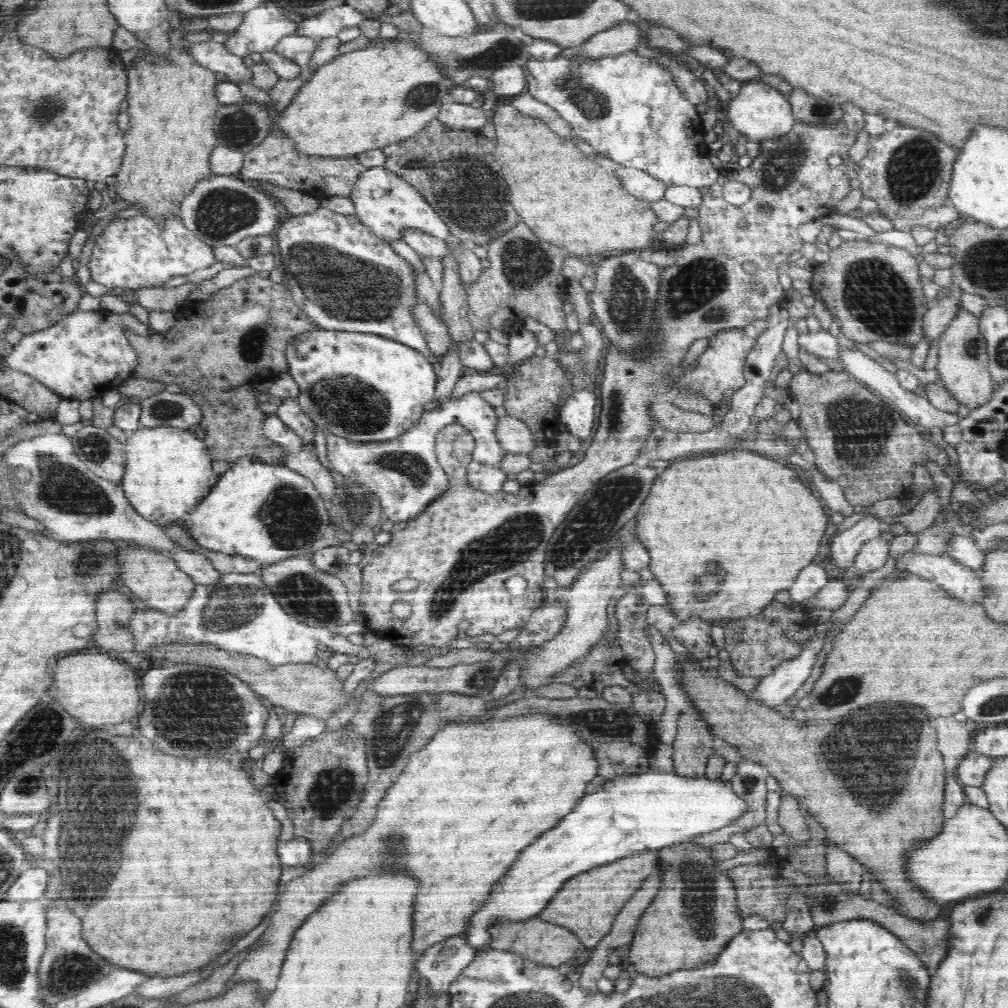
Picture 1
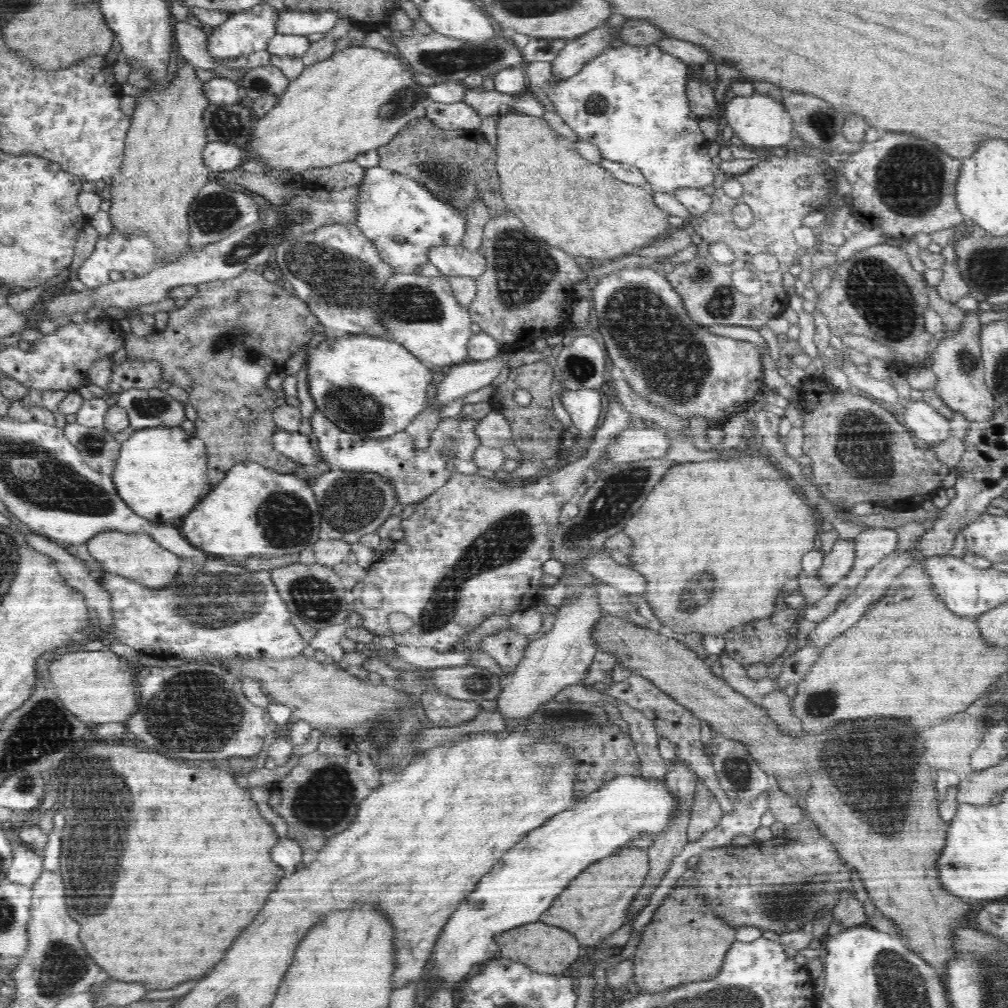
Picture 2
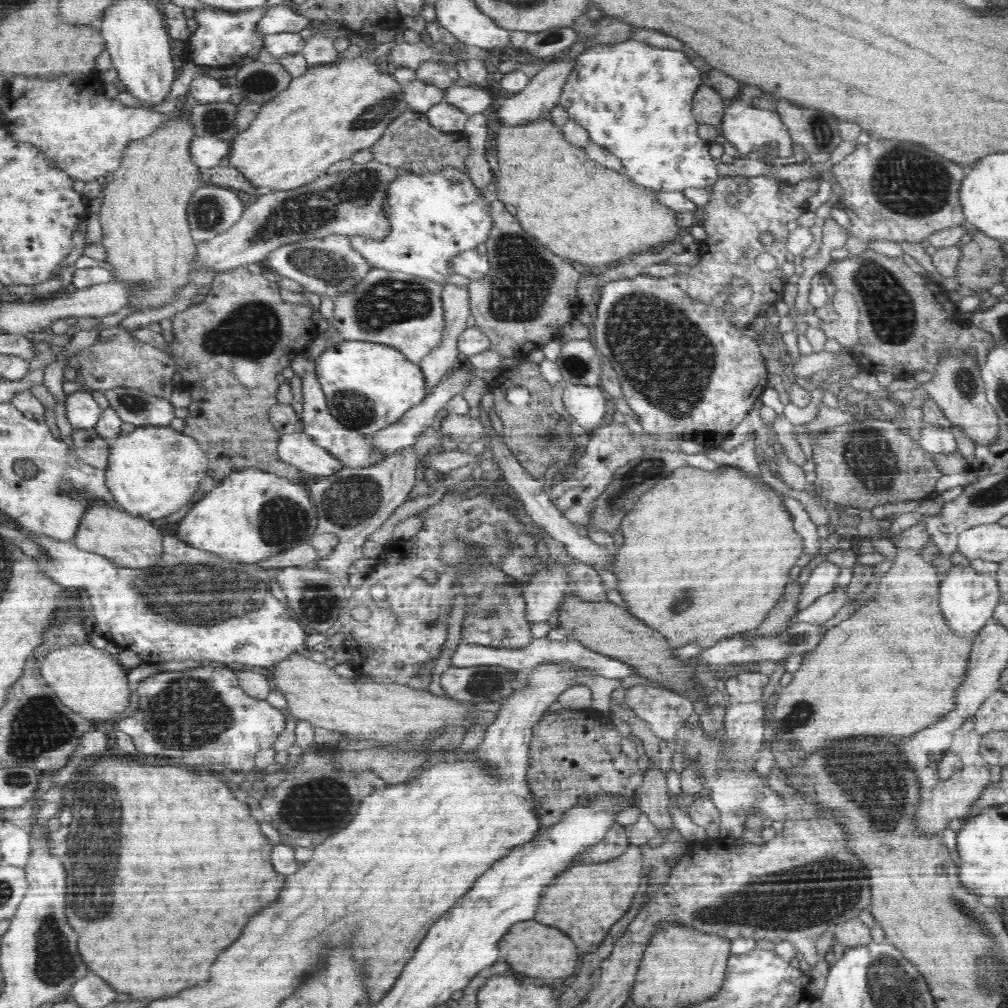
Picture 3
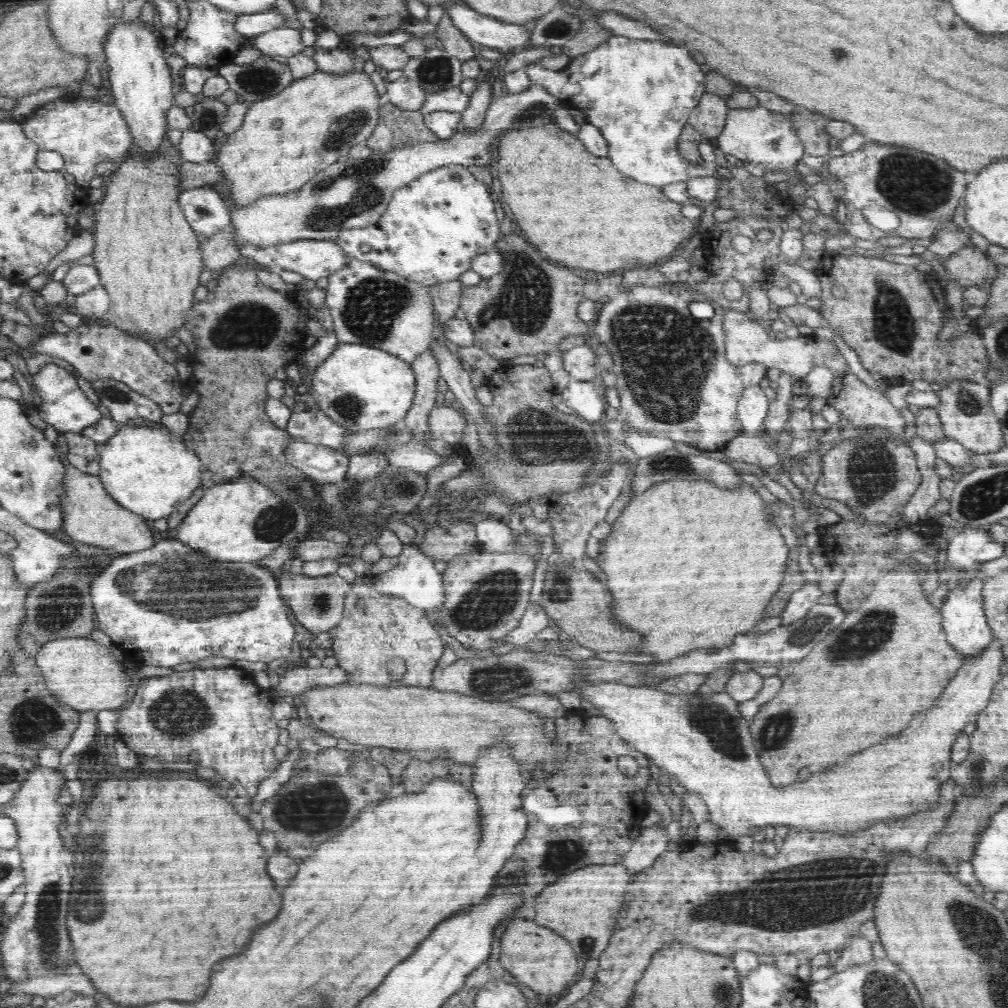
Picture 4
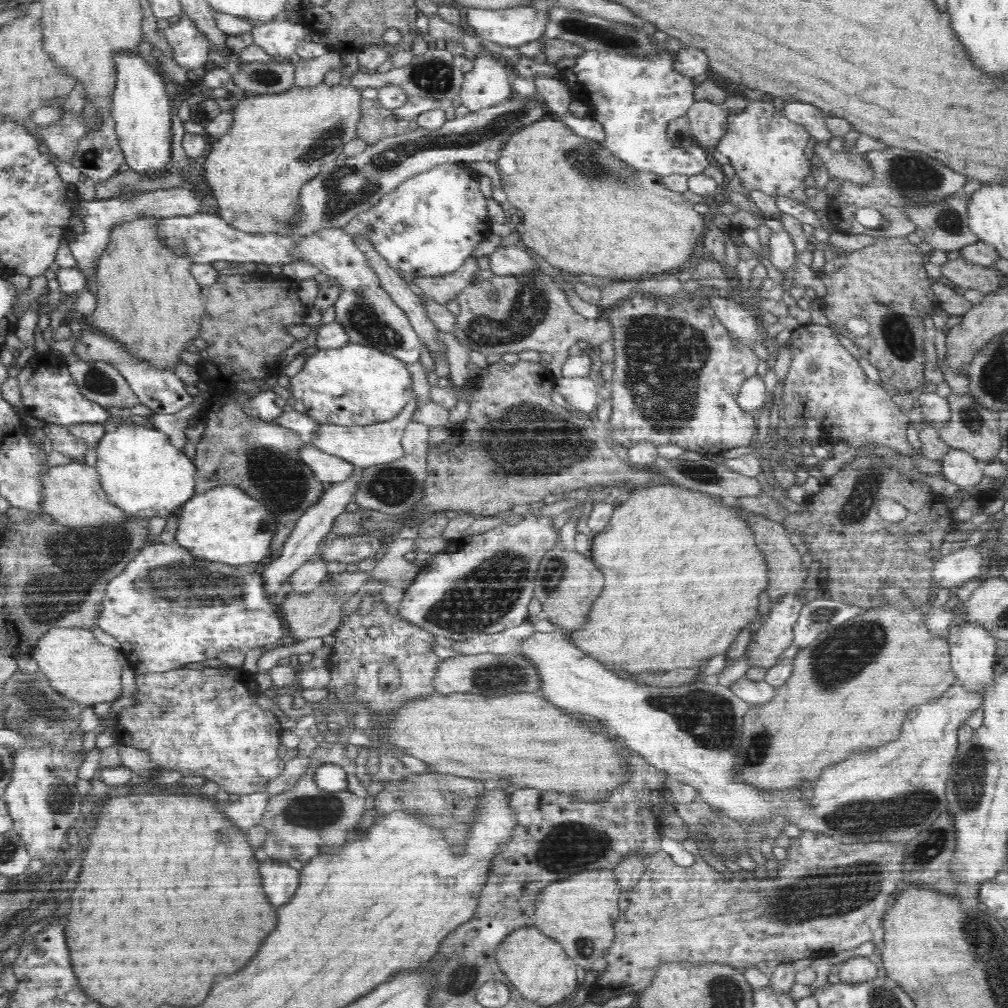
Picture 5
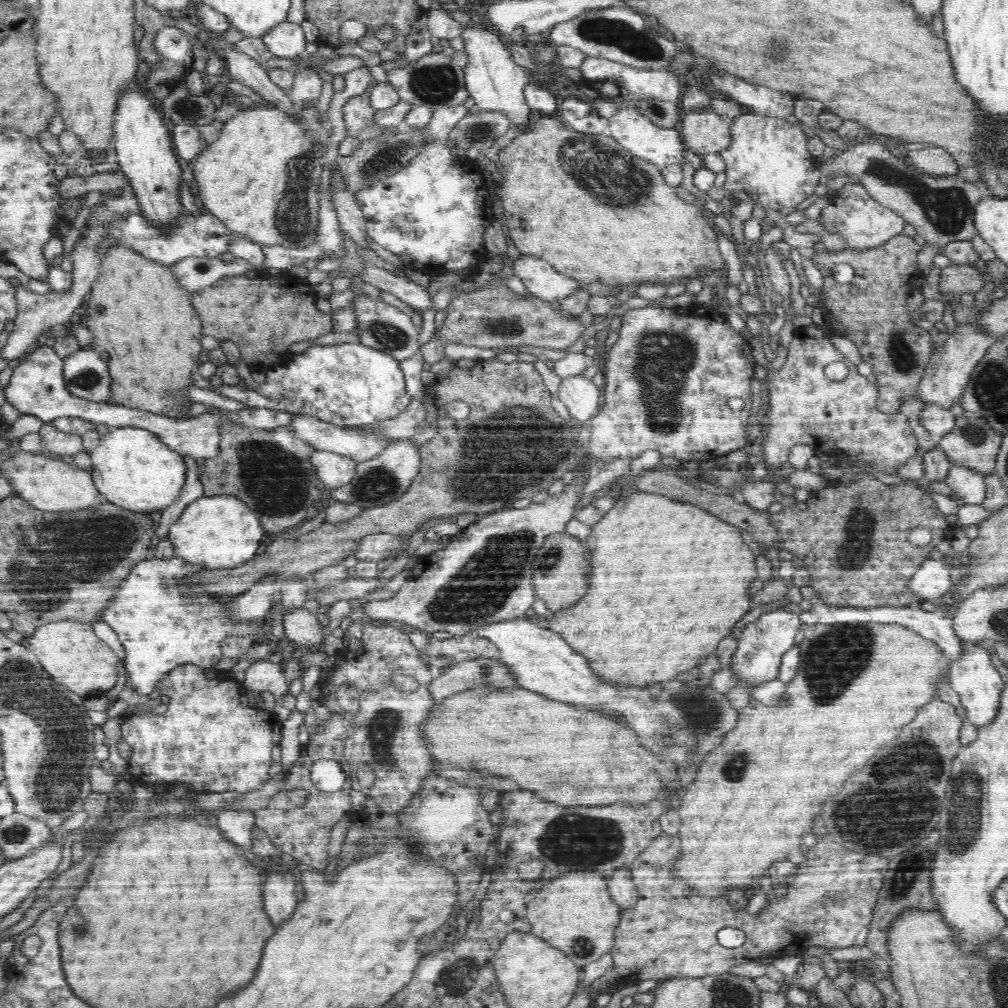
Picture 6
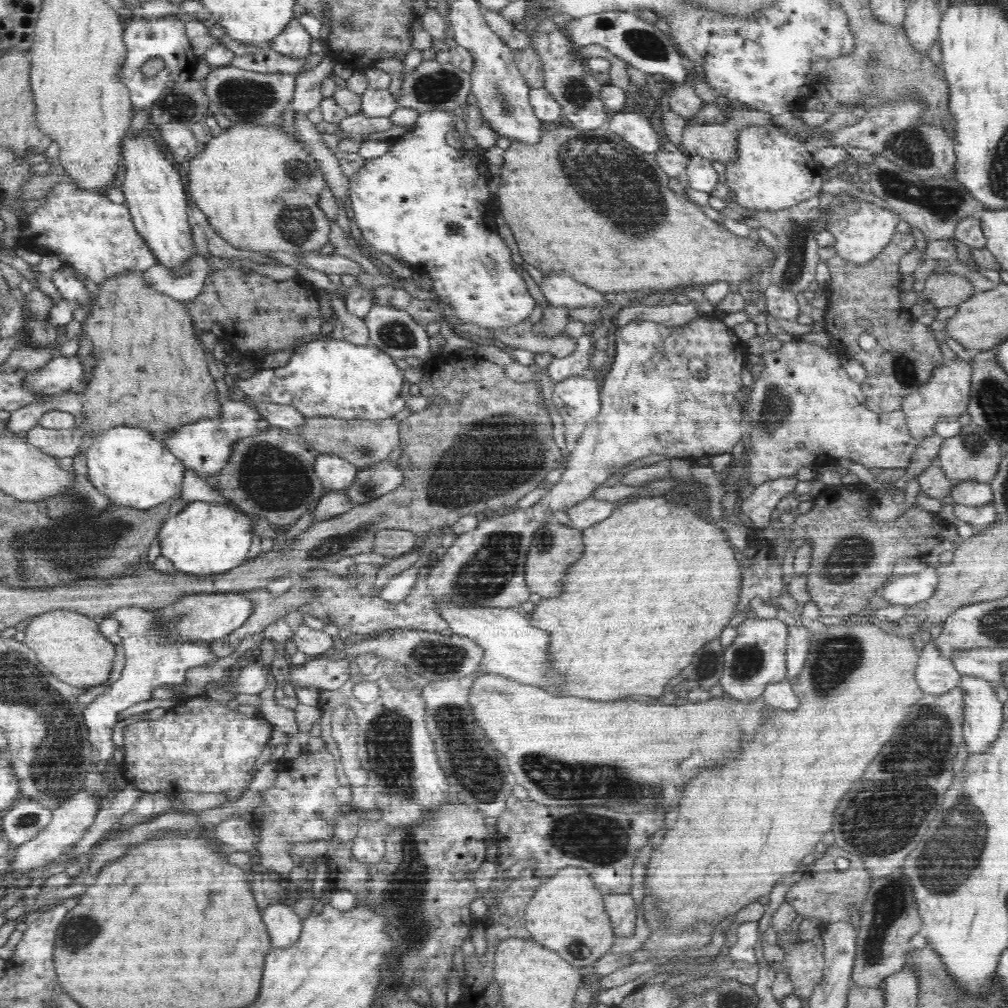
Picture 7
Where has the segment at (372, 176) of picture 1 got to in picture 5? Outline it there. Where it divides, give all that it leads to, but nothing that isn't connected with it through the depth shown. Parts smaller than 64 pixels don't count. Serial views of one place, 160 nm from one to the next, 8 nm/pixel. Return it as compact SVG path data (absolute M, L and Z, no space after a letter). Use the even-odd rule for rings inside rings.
M445 163L427 172L408 178L396 191L385 195L377 206L368 208L353 219L344 231L352 237L368 237L375 251L407 283L416 278L444 276L456 272L468 259L481 251L481 245L491 236L491 220L488 216L486 196L480 192L478 173L464 163Z

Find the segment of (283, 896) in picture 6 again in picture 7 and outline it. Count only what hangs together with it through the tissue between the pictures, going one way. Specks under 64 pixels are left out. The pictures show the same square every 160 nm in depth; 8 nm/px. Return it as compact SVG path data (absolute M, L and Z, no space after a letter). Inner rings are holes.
M272 903L264 908L262 920L268 926L274 948L286 948L294 944L300 936L302 920L294 914L292 905Z

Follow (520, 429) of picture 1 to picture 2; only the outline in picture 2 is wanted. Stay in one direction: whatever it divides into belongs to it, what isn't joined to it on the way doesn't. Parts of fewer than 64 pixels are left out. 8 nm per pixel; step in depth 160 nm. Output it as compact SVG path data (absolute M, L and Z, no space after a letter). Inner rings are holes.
M494 409L485 417L478 419L476 435L480 437L481 445L498 449L508 445L513 438L510 423Z

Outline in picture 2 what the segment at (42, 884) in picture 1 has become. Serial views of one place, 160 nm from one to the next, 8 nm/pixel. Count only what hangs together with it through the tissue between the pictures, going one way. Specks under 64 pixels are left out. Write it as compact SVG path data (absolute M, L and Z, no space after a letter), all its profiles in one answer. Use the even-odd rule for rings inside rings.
M12 844L12 864L8 869L7 879L14 884L23 884L32 887L40 872L42 872L43 857L24 848L24 844ZM20 846L20 848L16 848Z

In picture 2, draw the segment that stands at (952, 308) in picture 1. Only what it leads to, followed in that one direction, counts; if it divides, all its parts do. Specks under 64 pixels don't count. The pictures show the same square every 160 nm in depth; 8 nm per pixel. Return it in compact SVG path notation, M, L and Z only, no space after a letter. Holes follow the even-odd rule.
M952 243L942 249L942 255L946 259L946 264L941 268L944 274L942 274L942 280L937 284L936 288L942 299L956 305L960 299L968 296L968 285L959 275L959 270L955 265L957 256Z

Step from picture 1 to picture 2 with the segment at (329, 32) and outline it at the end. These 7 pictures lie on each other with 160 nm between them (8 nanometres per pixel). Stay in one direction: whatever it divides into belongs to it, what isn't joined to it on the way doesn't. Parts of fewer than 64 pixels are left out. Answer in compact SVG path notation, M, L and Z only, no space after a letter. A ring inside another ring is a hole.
M286 9L278 12L276 32L284 35L308 36L314 32L327 33L336 26L342 14L336 11L320 11L319 13L300 12Z

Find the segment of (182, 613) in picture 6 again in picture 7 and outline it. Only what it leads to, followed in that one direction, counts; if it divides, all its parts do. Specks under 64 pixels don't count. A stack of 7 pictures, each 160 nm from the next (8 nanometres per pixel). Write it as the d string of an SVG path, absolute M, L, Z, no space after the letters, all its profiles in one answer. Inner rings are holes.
M124 607L110 614L120 622L120 628L117 632L122 638L124 652L126 653L126 665L122 670L122 676L117 682L112 683L105 691L99 695L91 704L83 710L84 726L88 727L88 743L92 744L92 754L96 760L108 760L115 754L114 741L112 741L112 729L116 724L118 713L130 708L131 706L147 701L151 698L153 690L162 684L175 686L185 682L186 674L189 668L214 666L218 662L218 656L214 655L209 644L190 644L180 642L162 643L162 633L157 628L156 617L153 610L141 609L140 607Z

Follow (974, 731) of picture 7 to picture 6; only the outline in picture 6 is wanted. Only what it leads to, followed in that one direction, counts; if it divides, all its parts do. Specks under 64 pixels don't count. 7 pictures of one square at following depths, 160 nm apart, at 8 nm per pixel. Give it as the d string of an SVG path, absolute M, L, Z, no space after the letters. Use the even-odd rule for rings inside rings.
M964 643L962 644L962 656L949 665L949 680L951 687L959 694L962 707L966 709L968 723L978 728L987 726L995 719L1000 710L1003 685L1005 679L1000 676L996 668L991 664L989 644Z

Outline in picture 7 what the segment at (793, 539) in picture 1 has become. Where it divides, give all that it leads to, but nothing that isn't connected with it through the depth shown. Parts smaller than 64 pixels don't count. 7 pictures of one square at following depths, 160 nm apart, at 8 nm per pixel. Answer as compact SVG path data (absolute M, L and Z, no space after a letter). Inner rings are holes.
M654 495L653 497L630 498L616 505L612 514L582 530L584 546L584 554L578 558L578 562L573 564L564 572L564 594L558 598L548 597L548 600L542 600L538 605L534 606L534 610L528 614L530 623L534 627L549 633L549 667L557 674L566 674L568 684L564 688L554 688L562 692L562 696L578 696L578 698L590 698L590 700L618 700L624 698L626 694L642 694L658 698L664 694L669 686L669 681L675 678L680 672L684 671L694 661L694 652L700 650L706 642L712 642L716 638L720 638L724 628L728 626L730 619L734 617L736 612L736 604L740 600L740 590L742 590L742 571L740 564L734 554L733 545L724 537L724 531L715 525L709 519L700 518L697 513L690 510L686 504L676 502L672 498L662 495ZM654 598L662 598L662 616L650 616L650 600Z

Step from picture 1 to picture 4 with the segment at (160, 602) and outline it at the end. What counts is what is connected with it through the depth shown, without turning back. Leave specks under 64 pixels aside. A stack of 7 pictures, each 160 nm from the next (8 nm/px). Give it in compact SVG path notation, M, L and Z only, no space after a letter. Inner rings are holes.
M64 461L66 474L64 474L64 494L62 494L62 530L72 539L99 546L112 548L122 555L140 552L150 548L154 542L153 528L144 517L121 507L106 491L99 475L90 475L80 471Z

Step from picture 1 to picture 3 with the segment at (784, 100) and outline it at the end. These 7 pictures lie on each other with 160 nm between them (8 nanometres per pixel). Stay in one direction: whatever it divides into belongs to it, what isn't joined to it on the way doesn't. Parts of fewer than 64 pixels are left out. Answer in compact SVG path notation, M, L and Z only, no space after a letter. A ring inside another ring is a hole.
M737 98L737 99L736 99L736 101L734 101L734 102L733 102L733 103L732 103L732 104L731 104L731 105L730 105L730 106L728 106L728 107L727 107L727 108L725 108L725 110L724 110L724 112L723 112L723 119L722 119L722 122L721 122L721 123L720 123L720 125L719 125L719 132L721 132L721 134L722 134L722 135L724 135L724 138L726 138L726 140L728 140L728 142L731 142L731 143L732 143L732 144L733 144L733 145L734 145L734 146L735 146L735 147L736 147L736 149L737 149L737 150L738 150L738 151L737 151L737 154L739 154L739 156L740 156L740 157L749 157L749 156L755 156L755 152L756 152L756 151L757 151L757 149L758 149L758 148L759 148L759 147L760 147L760 146L765 146L765 145L768 145L768 146L773 146L773 147L774 147L774 152L775 152L775 153L774 153L774 154L771 154L771 153L770 153L770 154L769 154L769 155L768 155L768 156L766 156L766 157L765 157L765 159L767 159L767 158L771 158L771 157L772 157L772 156L773 156L773 155L775 155L775 154L780 154L780 155L785 155L785 156L791 156L791 155L792 155L792 154L793 154L793 149L792 149L792 144L793 144L793 139L792 139L792 138L791 138L791 134L790 134L790 133L789 133L789 130L788 130L788 127L787 127L787 126L786 126L786 125L785 125L785 124L784 124L784 123L783 123L783 122L782 122L782 119L781 119L781 118L780 118L780 115L779 115L779 114L778 114L778 113L777 113L777 112L776 112L776 111L767 111L767 110L766 110L766 109L758 109L758 108L756 108L756 107L754 107L754 106L753 106L753 105L751 105L751 103L750 103L750 101L747 101L747 100L741 100L741 99L740 99L740 98Z

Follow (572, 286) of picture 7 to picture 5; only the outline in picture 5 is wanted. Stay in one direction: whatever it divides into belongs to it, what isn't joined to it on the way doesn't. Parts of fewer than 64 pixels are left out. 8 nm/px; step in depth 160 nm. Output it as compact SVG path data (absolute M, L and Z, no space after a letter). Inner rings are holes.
M516 246L497 247L492 252L487 253L489 256L489 269L492 274L497 276L516 276L530 274L537 271L539 266Z

